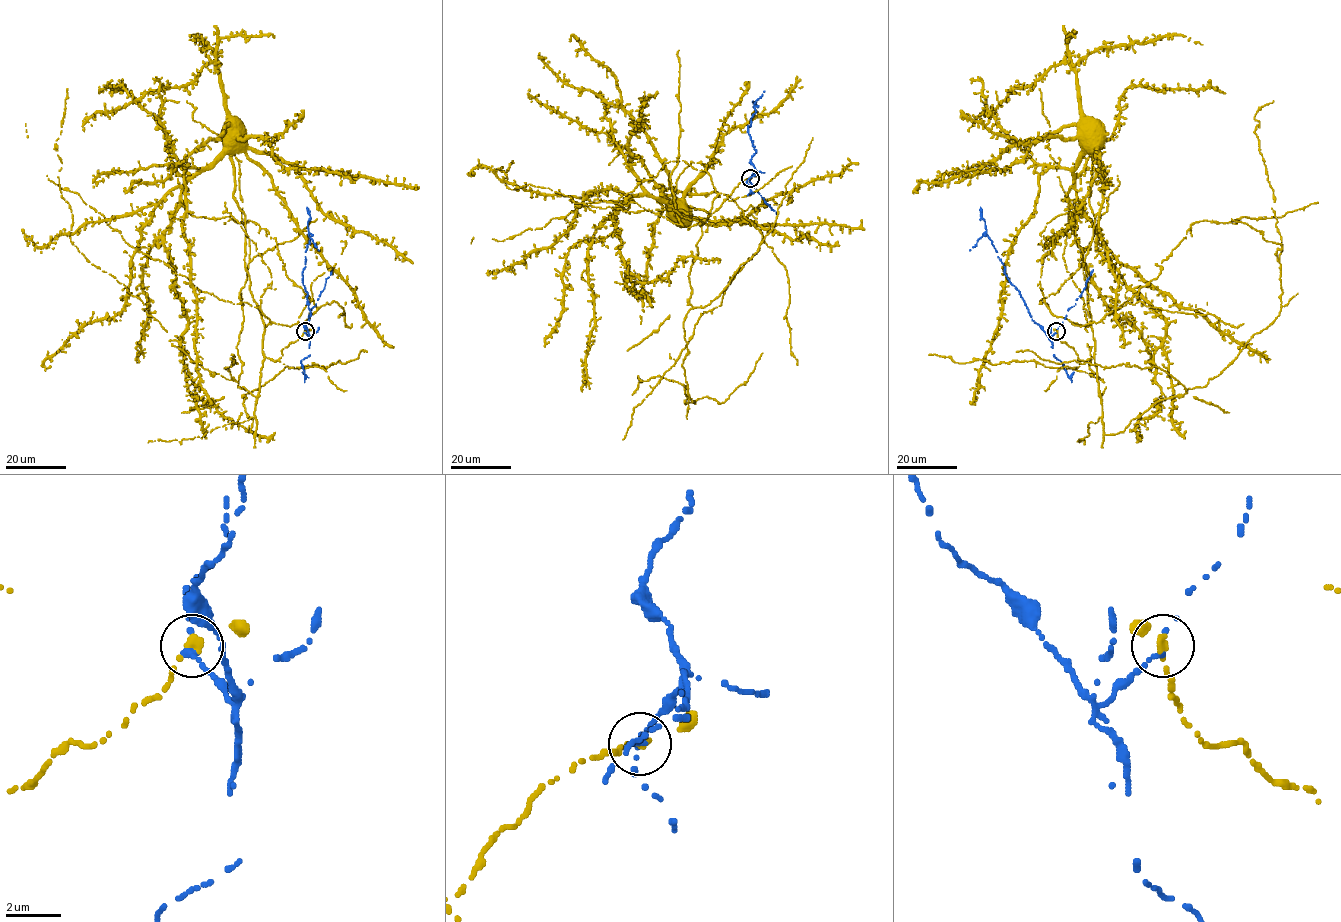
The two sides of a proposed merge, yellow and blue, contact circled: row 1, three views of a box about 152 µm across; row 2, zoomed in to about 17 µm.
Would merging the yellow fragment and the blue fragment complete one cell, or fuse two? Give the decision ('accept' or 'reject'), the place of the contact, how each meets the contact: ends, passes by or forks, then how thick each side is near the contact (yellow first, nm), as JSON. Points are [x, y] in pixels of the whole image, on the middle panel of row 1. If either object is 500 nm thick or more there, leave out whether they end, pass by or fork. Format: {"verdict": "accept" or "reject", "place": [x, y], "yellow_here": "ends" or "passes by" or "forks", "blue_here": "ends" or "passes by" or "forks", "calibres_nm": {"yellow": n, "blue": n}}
{"verdict": "reject", "place": [750, 178], "yellow_here": "ends", "blue_here": "ends", "calibres_nm": {"yellow": 320, "blue": 280}}

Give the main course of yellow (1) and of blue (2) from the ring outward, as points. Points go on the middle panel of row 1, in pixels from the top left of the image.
1: (750, 178), (710, 216), (691, 206), (691, 216), (681, 210), (676, 214), (673, 204), (678, 204)
2: (750, 178), (754, 171), (751, 156), (756, 150), (748, 126), (755, 113), (756, 100), (764, 91)

